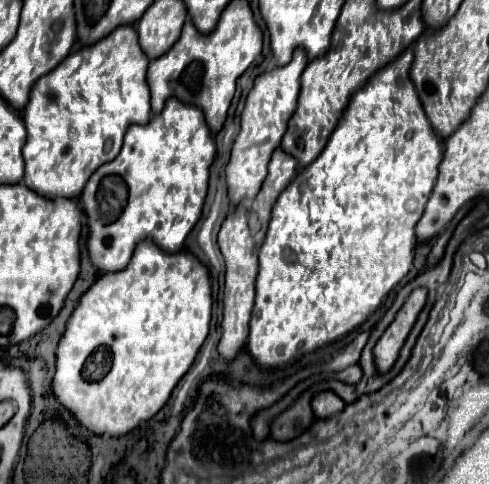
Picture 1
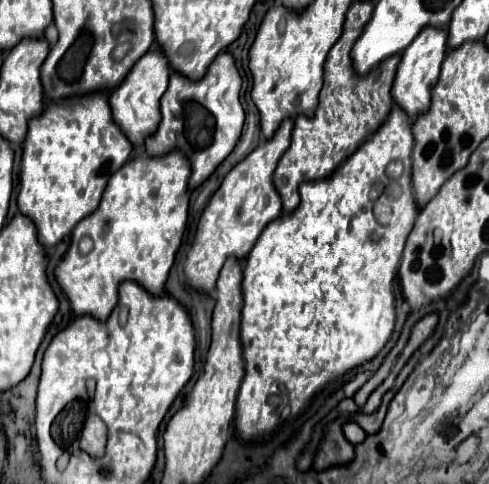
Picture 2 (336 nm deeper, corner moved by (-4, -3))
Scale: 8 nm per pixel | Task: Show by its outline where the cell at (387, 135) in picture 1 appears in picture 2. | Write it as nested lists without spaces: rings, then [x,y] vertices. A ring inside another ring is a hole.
[[[395,105],[379,131],[331,177],[301,185],[299,207],[269,223],[247,255],[241,281],[243,313],[239,333],[245,377],[235,405],[235,429],[243,441],[255,441],[271,433],[283,411],[297,417],[329,381],[371,361],[389,341],[395,325],[393,281],[407,235],[419,215],[411,191],[411,125],[409,117]],[[391,161],[401,161],[405,167],[397,179],[385,175]]]

